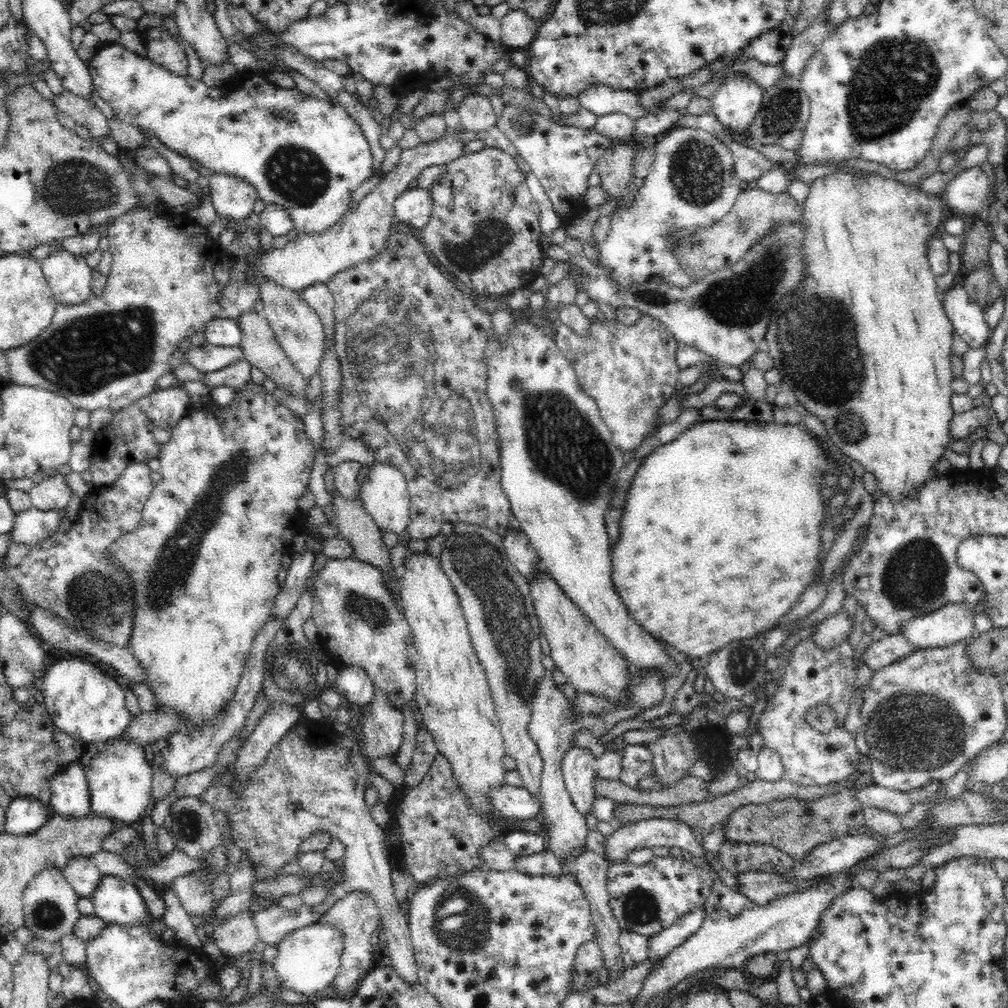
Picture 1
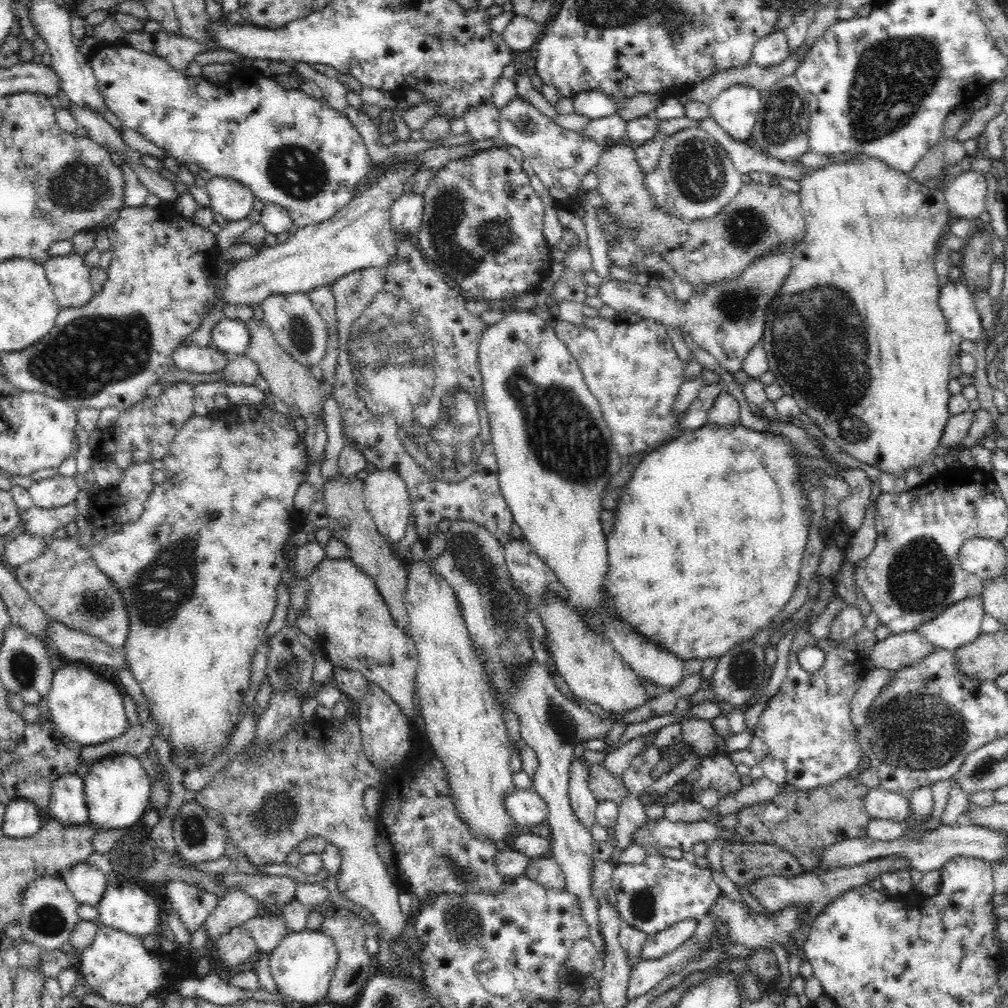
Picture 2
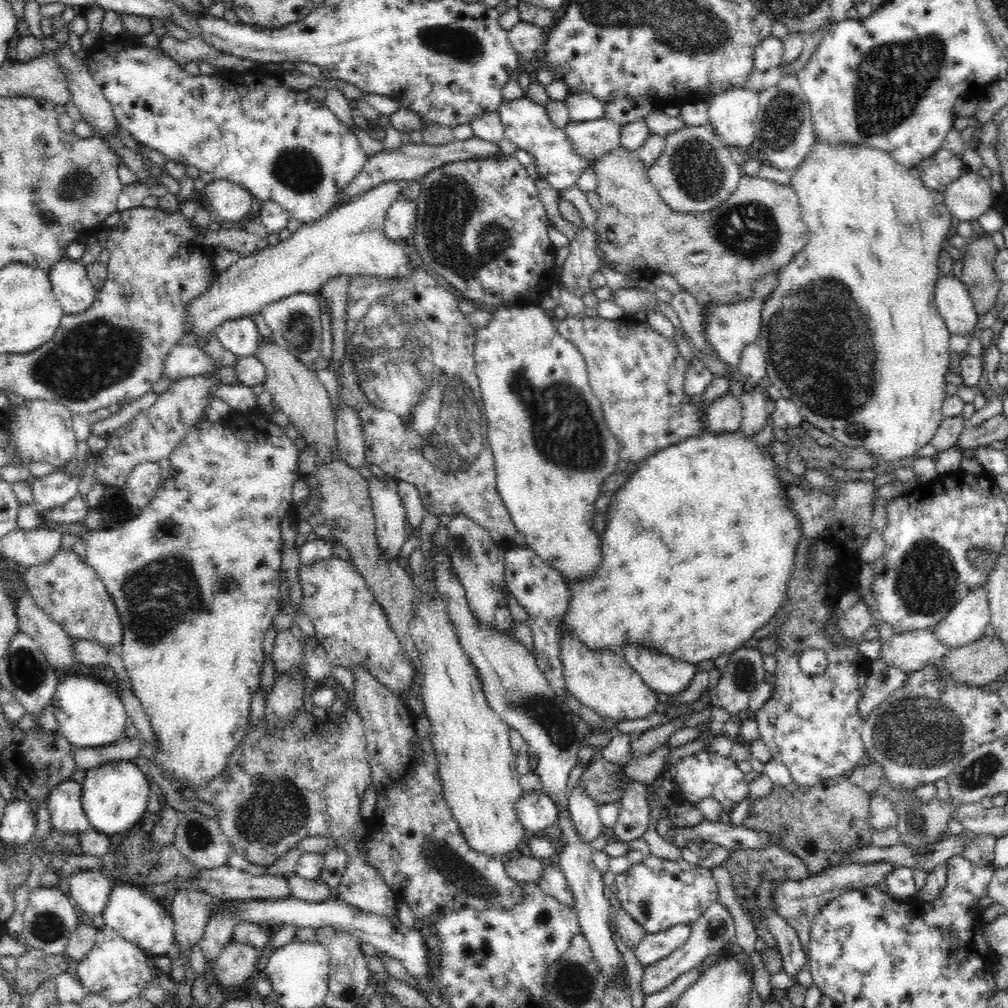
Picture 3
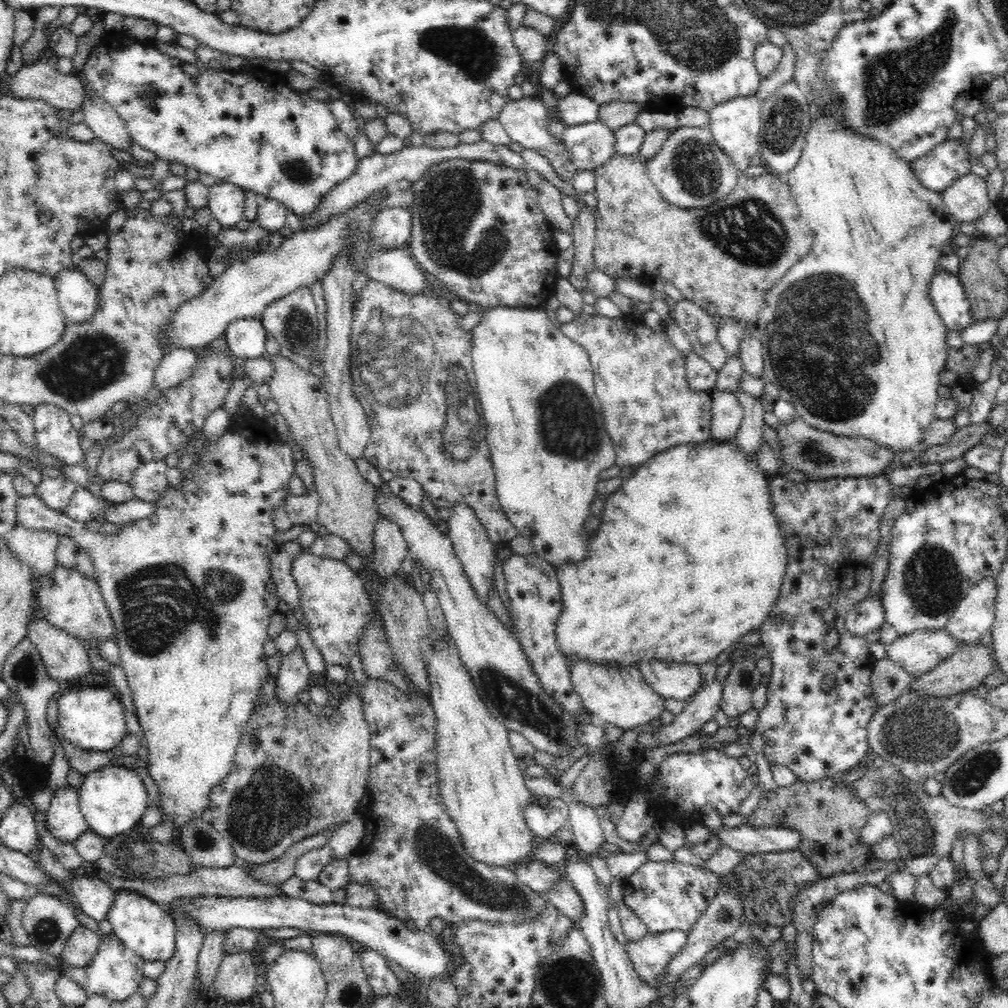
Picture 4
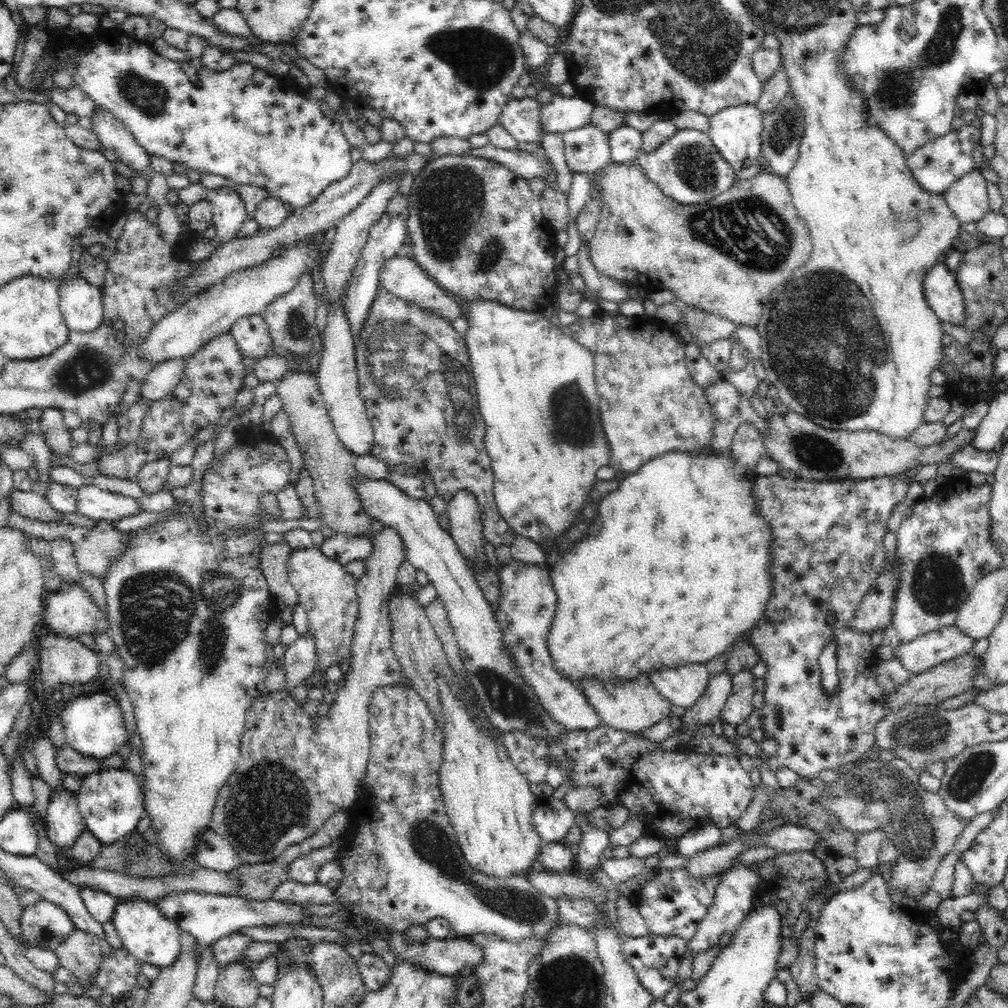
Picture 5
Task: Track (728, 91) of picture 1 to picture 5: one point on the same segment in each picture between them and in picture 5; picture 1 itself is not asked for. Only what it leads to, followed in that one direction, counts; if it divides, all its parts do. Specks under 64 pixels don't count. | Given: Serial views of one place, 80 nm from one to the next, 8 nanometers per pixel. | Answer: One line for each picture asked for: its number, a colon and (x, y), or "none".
2: (734, 109)
3: (732, 114)
4: (735, 124)
5: (736, 131)

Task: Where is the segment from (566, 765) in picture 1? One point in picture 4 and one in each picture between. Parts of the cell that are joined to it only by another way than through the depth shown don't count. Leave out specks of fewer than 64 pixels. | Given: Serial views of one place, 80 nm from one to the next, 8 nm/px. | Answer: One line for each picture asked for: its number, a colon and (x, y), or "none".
2: (583, 802)
3: (583, 809)
4: (585, 823)

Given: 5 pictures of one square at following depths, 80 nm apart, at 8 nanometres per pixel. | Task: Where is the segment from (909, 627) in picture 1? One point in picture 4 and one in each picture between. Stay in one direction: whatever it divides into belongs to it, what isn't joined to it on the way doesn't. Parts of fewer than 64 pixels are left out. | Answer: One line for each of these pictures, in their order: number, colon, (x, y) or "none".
2: (959, 624)
3: (965, 622)
4: (973, 616)

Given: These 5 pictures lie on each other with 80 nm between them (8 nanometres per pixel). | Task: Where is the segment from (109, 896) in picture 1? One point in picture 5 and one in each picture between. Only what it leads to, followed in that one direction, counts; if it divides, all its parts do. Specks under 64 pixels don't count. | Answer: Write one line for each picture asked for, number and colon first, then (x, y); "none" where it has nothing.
2: (126, 906)
3: (139, 918)
4: (142, 925)
5: (144, 931)

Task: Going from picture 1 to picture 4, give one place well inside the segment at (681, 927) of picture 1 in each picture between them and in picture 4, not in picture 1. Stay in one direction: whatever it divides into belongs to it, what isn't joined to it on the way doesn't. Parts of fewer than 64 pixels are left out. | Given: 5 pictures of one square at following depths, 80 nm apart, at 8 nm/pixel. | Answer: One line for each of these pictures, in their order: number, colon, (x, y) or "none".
2: (660, 944)
3: (654, 946)
4: (650, 955)

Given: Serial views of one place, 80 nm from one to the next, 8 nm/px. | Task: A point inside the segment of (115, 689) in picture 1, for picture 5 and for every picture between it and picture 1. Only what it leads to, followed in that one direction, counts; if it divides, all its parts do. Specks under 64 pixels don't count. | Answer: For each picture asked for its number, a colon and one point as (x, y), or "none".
2: (88, 709)
3: (90, 714)
4: (91, 718)
5: (93, 723)

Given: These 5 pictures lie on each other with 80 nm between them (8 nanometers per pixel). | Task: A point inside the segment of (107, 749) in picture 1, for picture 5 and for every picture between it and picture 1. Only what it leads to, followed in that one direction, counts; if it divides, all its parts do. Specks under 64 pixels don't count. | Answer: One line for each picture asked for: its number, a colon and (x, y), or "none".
2: (118, 788)
3: (115, 796)
4: (113, 799)
5: (111, 801)

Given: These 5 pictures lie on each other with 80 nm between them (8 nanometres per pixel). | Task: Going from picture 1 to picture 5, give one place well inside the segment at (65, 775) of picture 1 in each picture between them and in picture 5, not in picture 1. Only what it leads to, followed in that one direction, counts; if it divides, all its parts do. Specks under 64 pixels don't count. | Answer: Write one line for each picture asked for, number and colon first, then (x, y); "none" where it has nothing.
2: (68, 805)
3: (65, 804)
4: (64, 819)
5: (63, 823)

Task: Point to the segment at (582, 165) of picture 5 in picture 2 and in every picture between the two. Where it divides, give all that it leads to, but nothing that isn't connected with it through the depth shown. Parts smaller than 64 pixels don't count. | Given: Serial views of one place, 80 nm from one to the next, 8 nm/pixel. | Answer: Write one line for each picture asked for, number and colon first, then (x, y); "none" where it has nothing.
2: (609, 130)
3: (591, 139)
4: (589, 145)

